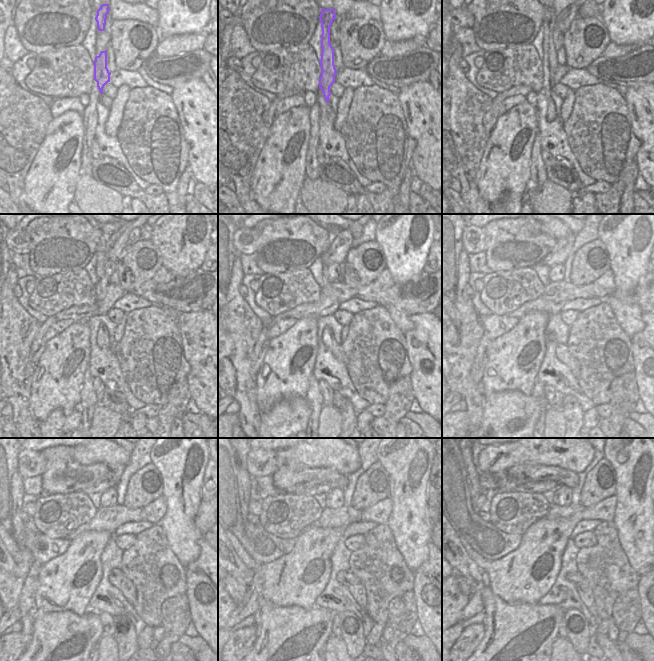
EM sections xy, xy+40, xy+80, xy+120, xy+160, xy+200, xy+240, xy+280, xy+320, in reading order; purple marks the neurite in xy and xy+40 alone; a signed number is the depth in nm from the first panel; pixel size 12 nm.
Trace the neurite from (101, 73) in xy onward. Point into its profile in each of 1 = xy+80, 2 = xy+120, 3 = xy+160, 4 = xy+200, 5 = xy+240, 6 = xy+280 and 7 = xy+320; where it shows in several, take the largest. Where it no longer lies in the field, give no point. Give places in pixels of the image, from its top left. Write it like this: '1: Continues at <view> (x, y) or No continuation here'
1: Continues at xy+80 (550, 61)
2: Continues at xy+120 (102, 279)
3: Continues at xy+160 (327, 336)
4: Continues at xy+200 (562, 352)
5: Continues at xy+240 (117, 578)
6: Continues at xy+280 (355, 586)
7: Continues at xy+320 (583, 588)

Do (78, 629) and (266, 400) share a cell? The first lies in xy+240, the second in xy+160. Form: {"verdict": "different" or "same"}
{"verdict": "different"}

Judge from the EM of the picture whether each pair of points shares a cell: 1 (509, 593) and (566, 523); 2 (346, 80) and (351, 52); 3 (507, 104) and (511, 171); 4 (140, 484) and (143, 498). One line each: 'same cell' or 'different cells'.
1: same cell
2: different cells
3: different cells
4: same cell

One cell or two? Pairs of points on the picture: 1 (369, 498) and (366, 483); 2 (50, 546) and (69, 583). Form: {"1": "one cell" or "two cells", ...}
{"1": "one cell", "2": "two cells"}

